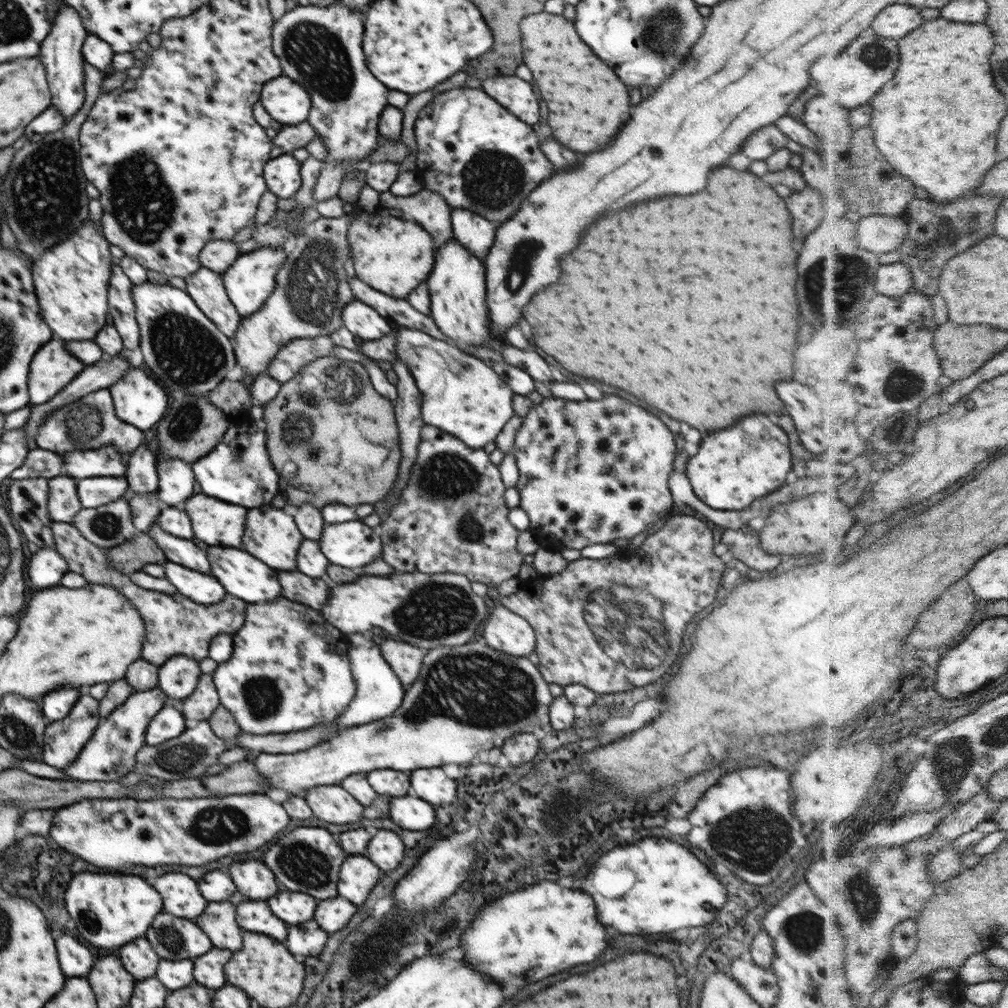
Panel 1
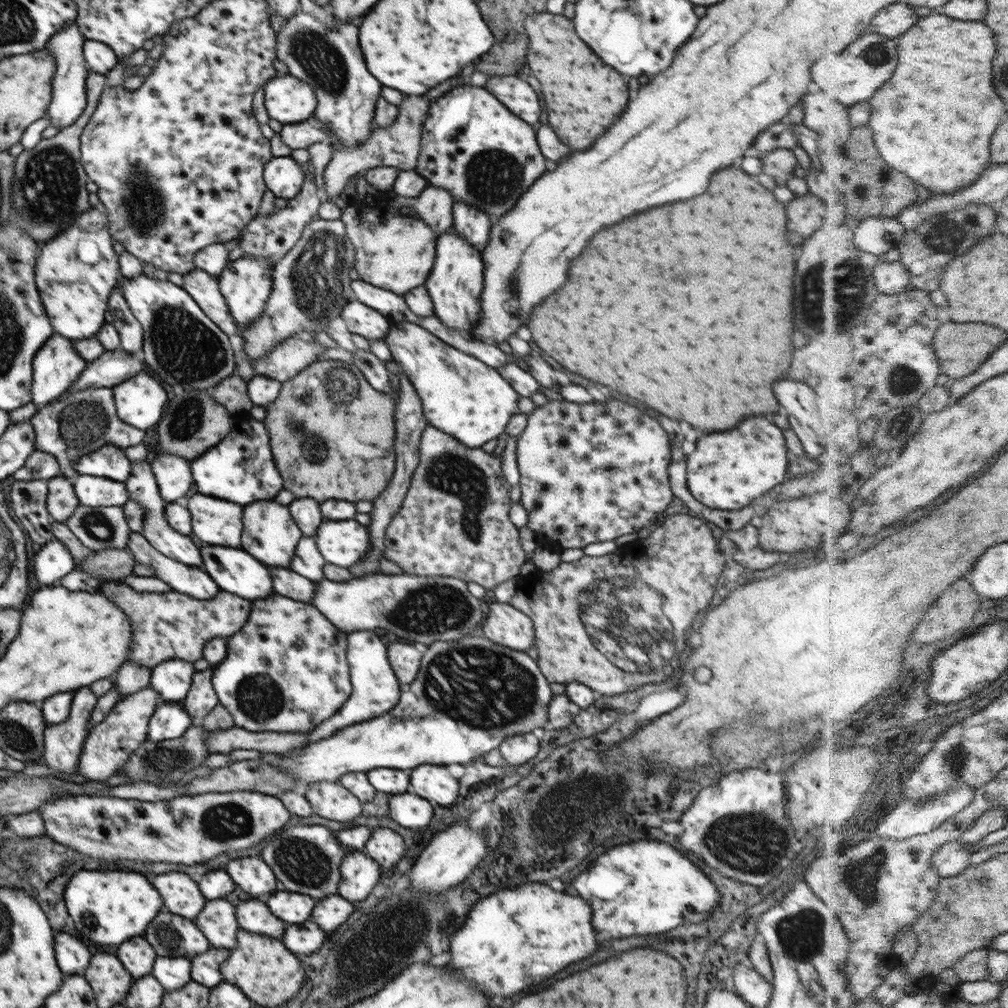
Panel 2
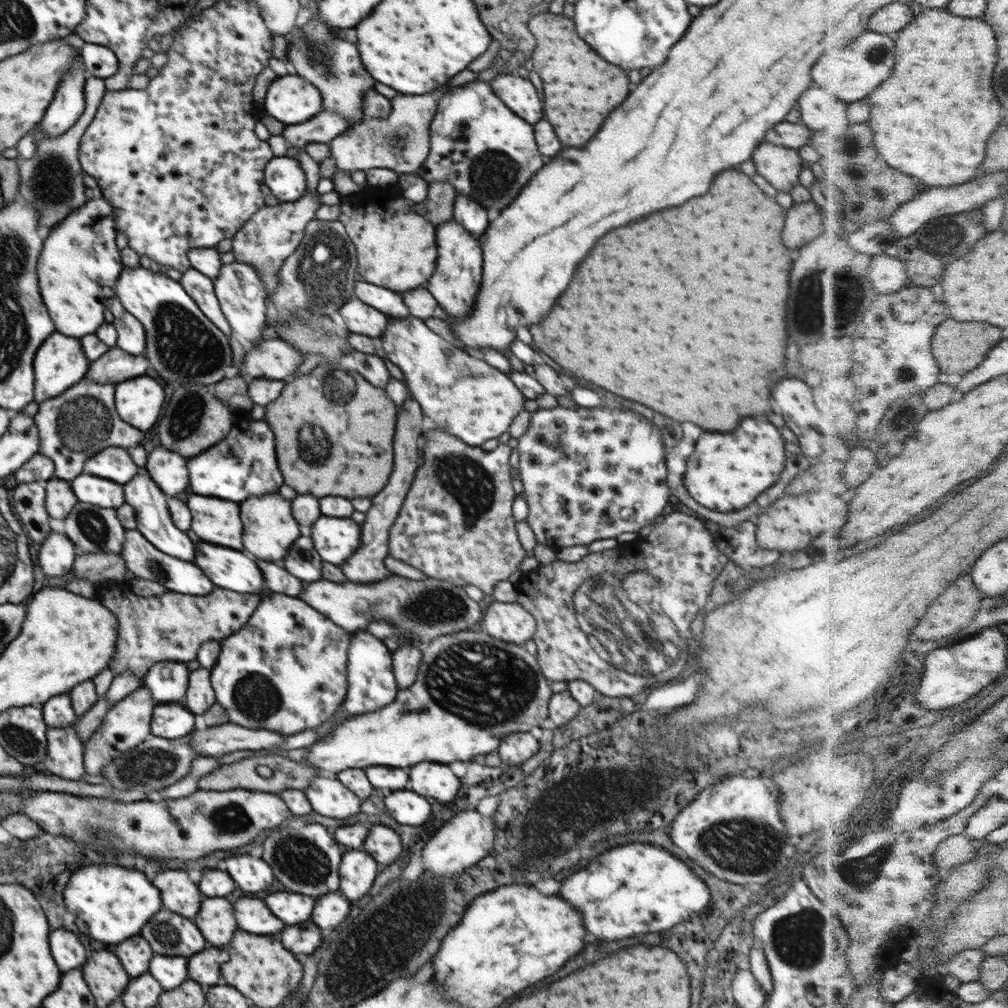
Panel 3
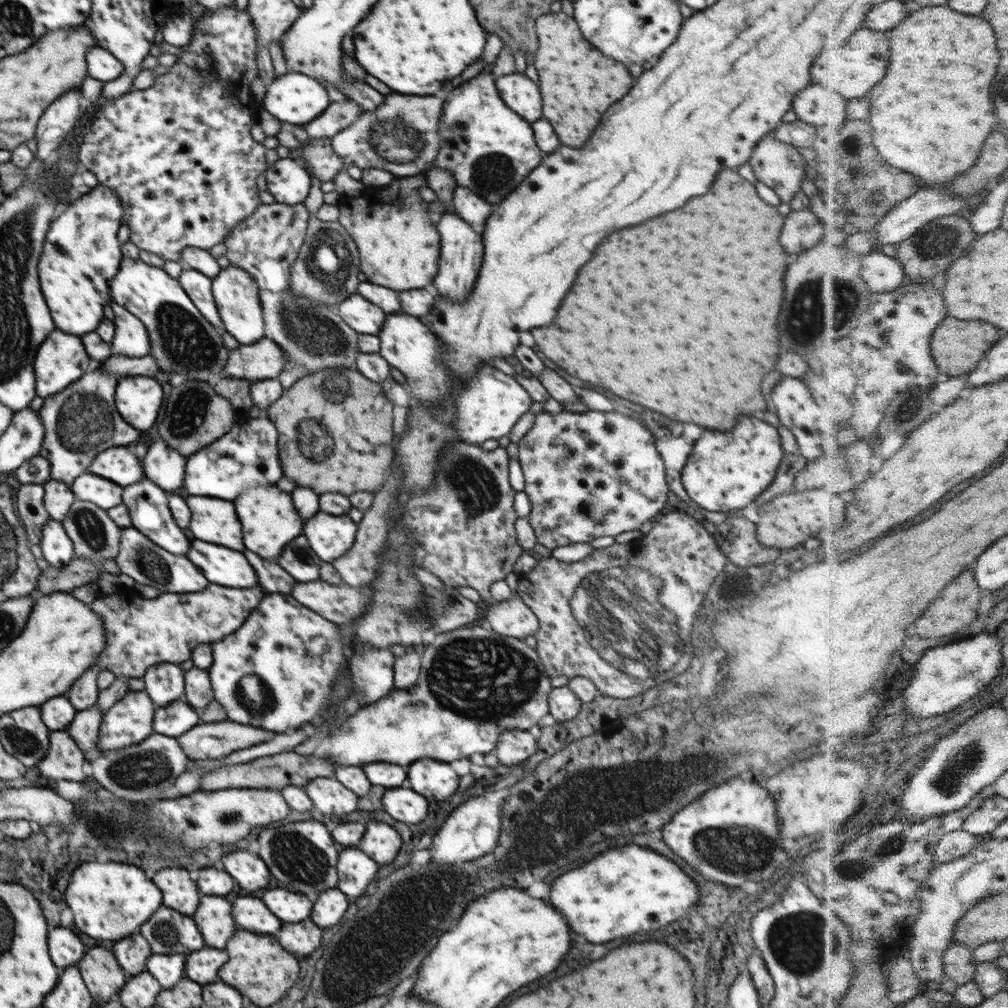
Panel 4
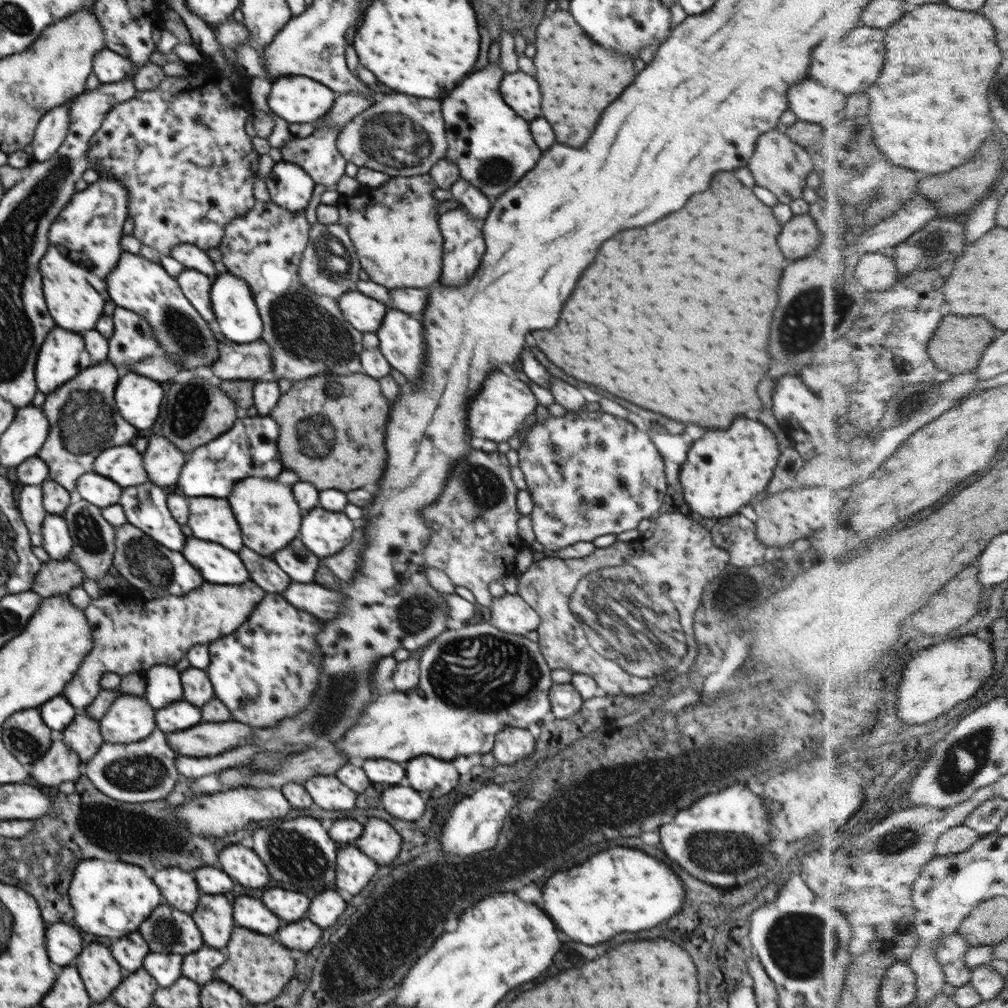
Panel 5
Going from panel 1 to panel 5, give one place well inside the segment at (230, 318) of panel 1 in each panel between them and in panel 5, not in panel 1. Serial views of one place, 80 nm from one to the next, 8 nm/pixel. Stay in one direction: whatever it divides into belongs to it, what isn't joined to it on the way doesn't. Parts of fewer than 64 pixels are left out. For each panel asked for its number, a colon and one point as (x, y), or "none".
2: (202, 287)
3: (199, 287)
4: (197, 286)
5: (196, 286)

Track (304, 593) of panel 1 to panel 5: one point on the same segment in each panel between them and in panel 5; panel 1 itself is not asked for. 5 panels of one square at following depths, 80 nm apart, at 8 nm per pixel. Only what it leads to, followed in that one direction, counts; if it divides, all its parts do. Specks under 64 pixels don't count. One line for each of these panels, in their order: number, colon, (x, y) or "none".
2: (286, 582)
3: (277, 579)
4: (272, 577)
5: (266, 573)

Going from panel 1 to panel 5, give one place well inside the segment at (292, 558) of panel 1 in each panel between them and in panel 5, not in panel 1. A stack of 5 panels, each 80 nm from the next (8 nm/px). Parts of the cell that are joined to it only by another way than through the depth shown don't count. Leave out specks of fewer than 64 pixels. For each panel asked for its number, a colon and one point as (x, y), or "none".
2: (271, 535)
3: (270, 529)
4: (269, 519)
5: (267, 511)

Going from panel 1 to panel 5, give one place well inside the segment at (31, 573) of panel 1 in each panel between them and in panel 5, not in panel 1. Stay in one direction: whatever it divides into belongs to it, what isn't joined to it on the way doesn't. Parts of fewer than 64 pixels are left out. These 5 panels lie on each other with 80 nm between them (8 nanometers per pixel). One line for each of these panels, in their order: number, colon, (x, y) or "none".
2: (53, 560)
3: (57, 553)
4: (57, 547)
5: (57, 542)

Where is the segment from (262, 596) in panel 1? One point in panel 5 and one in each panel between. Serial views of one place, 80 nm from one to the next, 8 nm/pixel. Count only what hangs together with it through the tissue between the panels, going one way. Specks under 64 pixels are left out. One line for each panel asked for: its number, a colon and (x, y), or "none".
2: (235, 571)
3: (229, 569)
4: (224, 567)
5: (216, 564)

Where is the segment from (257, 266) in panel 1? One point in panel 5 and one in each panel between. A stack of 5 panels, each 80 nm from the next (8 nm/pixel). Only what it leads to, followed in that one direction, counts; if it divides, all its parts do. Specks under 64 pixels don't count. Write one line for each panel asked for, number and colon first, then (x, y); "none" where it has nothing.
2: (246, 283)
3: (242, 296)
4: (236, 295)
5: (234, 307)

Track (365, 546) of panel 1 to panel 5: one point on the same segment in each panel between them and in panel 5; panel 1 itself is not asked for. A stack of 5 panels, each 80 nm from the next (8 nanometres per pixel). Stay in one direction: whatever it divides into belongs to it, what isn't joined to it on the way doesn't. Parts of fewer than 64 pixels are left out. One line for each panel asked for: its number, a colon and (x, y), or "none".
2: (343, 543)
3: (336, 539)
4: (330, 537)
5: (324, 533)

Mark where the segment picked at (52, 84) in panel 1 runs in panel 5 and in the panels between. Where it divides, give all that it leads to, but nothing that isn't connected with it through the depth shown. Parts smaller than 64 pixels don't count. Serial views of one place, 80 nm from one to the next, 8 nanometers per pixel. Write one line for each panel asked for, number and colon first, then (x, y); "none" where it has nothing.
2: (69, 97)
3: (68, 104)
4: (58, 120)
5: (51, 130)

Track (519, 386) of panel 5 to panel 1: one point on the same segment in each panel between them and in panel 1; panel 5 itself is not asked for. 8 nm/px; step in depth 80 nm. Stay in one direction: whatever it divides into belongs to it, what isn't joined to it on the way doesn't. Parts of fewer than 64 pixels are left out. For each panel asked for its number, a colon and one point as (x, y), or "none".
1: (462, 395)
2: (465, 398)
3: (464, 396)
4: (490, 403)

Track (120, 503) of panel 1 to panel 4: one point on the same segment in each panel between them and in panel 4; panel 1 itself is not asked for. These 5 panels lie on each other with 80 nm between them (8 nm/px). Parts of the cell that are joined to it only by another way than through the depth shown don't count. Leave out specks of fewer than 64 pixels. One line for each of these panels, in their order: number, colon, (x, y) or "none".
2: (98, 528)
3: (92, 529)
4: (94, 534)

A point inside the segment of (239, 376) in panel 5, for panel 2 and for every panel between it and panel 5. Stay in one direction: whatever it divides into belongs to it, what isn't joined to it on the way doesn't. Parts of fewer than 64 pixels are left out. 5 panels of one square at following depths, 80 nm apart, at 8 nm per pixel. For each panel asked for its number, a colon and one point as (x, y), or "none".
2: (287, 359)
3: (272, 358)
4: (264, 359)

